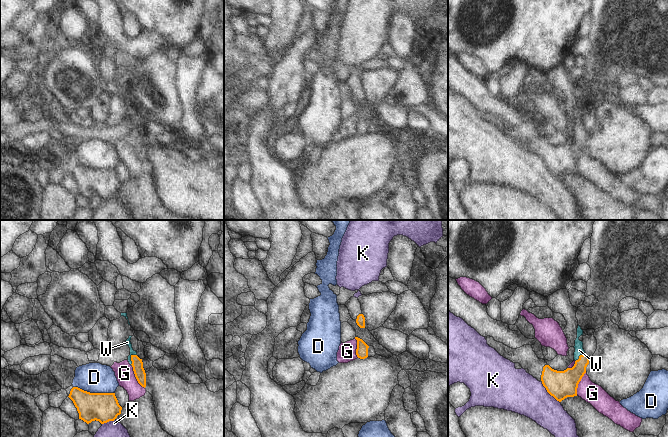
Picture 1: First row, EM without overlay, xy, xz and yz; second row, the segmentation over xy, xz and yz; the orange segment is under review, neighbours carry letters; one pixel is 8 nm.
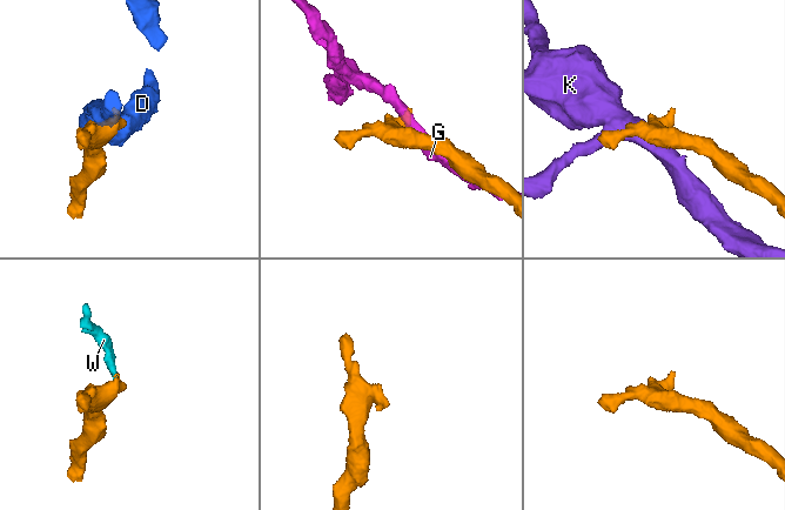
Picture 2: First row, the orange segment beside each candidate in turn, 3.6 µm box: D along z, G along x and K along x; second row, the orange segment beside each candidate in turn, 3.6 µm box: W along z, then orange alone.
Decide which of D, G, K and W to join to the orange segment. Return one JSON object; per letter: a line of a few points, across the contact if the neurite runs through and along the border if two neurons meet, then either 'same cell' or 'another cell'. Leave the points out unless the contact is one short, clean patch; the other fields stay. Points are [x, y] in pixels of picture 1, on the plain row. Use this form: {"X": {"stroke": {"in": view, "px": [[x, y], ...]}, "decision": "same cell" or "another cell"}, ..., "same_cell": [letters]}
{"D": {"decision": "another cell"}, "G": {"stroke": {"in": "xy", "px": [[131, 142], [136, 156], [144, 164]]}, "decision": "another cell"}, "K": {"decision": "another cell"}, "W": {"stroke": {"in": "xy", "px": [[137, 140], [131, 134], [132, 128]]}, "decision": "same cell"}, "same_cell": ["W"]}

